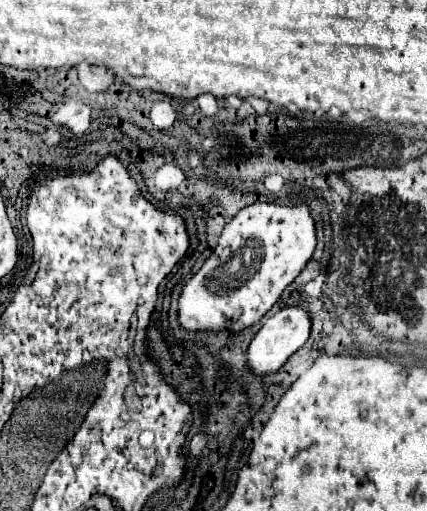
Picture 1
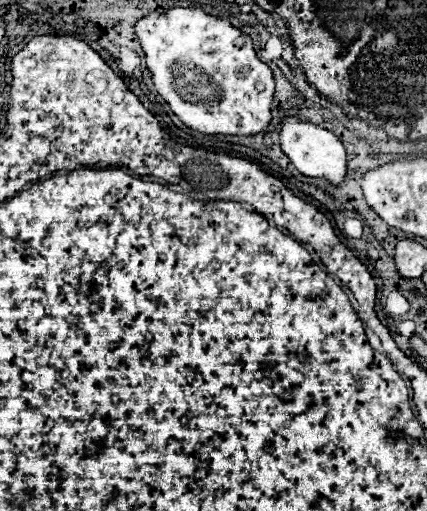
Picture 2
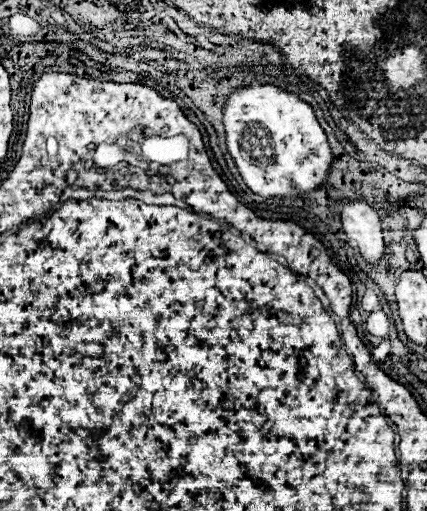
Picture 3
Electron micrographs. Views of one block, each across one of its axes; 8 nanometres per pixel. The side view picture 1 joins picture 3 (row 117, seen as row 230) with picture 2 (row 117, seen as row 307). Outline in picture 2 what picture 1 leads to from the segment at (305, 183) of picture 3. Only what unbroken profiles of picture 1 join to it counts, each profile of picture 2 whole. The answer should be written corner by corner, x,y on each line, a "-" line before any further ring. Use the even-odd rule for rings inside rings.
172,8
164,10
162,14
152,12
140,18
134,28
146,52
146,64
152,72
156,90
188,128
202,134
224,136
254,136
268,128
272,120
274,78
272,70
258,60
250,36
242,34
228,20
218,20
202,10
192,8

